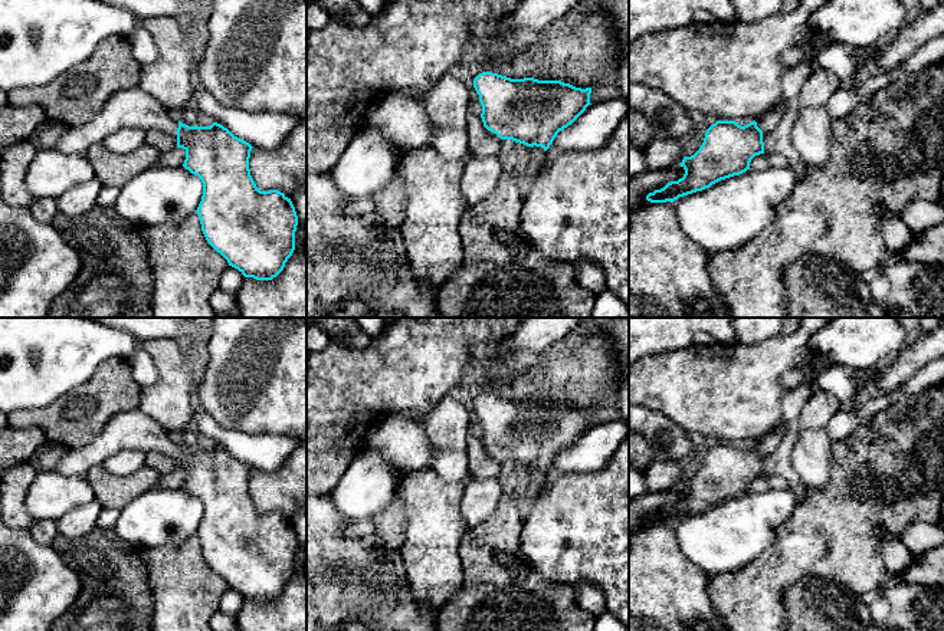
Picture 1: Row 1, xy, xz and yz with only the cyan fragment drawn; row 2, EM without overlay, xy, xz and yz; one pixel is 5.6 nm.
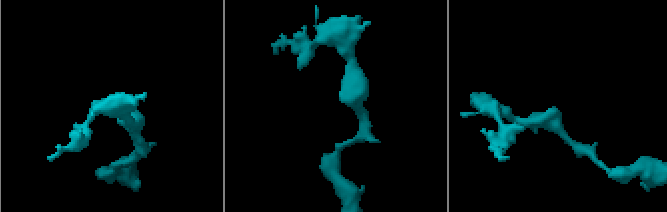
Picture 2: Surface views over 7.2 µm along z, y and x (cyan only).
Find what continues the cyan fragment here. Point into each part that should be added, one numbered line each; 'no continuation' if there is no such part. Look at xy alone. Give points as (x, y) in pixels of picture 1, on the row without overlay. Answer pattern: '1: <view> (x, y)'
1: xy (131, 430)

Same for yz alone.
1: yz (767, 443)

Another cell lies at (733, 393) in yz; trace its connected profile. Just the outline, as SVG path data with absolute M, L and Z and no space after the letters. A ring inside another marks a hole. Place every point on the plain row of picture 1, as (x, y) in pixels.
M802 318L796 332L755 345L691 344L681 351L645 355L629 365L629 404L659 411L686 433L714 437L718 443L757 443L781 421L786 390L780 375L789 368L810 364L807 339L830 319Z

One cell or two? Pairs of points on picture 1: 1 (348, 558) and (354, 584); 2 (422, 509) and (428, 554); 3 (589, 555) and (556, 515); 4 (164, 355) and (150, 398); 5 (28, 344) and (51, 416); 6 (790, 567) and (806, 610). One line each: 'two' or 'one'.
1: one
2: one
3: one
4: one
5: two
6: two

